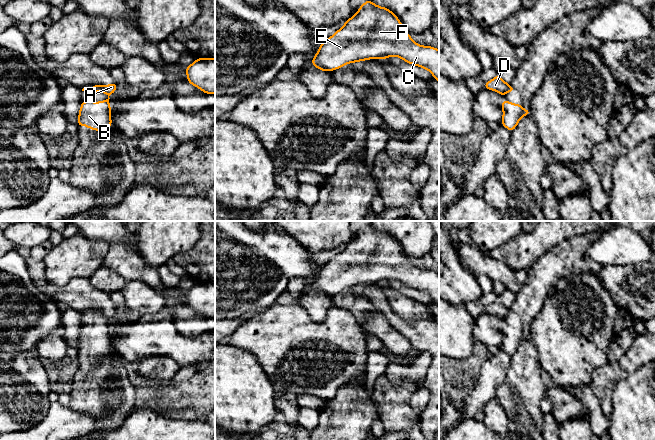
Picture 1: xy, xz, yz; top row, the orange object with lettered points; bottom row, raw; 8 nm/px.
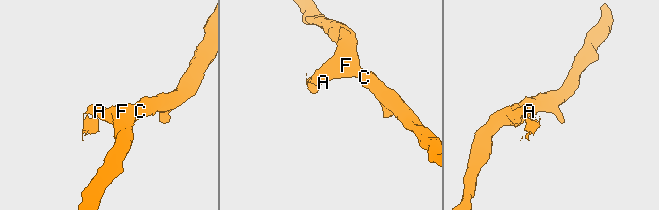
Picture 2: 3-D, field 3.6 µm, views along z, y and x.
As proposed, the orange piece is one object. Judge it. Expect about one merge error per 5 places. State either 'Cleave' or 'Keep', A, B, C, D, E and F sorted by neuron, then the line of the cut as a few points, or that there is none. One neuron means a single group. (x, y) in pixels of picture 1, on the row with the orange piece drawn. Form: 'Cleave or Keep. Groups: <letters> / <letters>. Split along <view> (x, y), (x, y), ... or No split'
Cleave. Groups: A C D E F / B. Split along xy (96, 84), (102, 91)

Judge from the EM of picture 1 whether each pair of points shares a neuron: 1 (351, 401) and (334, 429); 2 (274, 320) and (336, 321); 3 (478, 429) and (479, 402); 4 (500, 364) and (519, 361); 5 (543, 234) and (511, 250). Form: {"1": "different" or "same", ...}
{"1": "same", "2": "same", "3": "different", "4": "different", "5": "same"}

